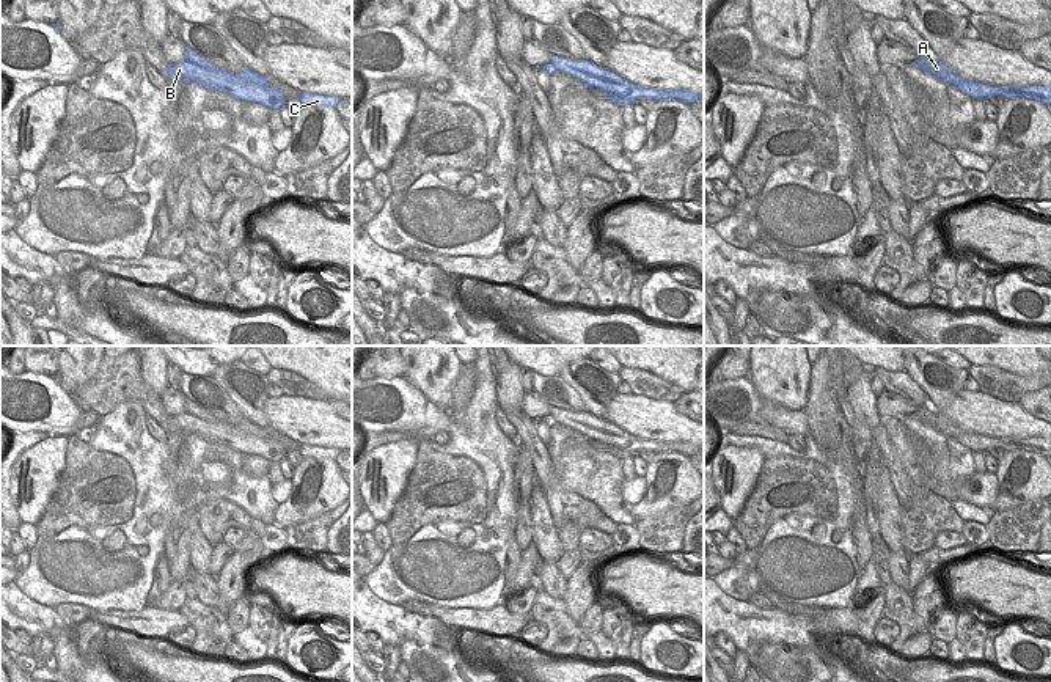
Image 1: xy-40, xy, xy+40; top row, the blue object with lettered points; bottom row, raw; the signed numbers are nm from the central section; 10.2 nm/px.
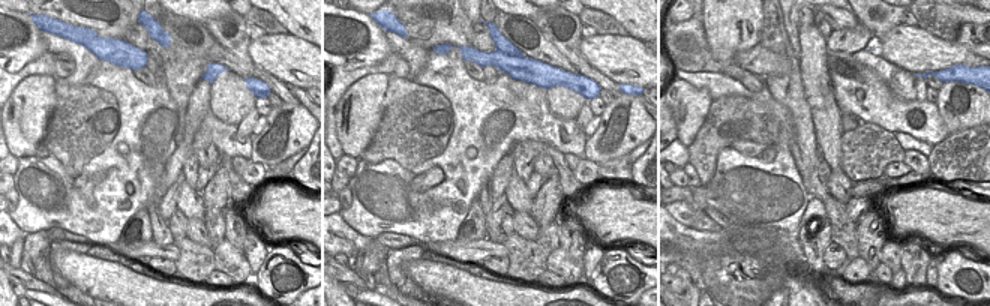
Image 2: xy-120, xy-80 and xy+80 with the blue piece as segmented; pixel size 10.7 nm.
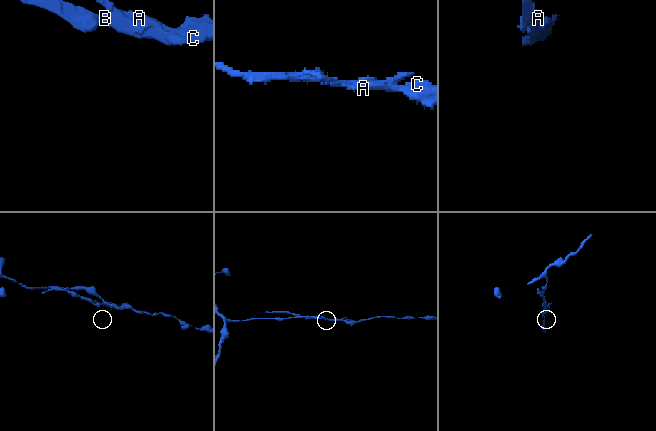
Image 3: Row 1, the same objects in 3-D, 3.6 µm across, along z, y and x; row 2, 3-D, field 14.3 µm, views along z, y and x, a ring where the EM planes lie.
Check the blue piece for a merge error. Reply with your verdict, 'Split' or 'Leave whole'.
Split

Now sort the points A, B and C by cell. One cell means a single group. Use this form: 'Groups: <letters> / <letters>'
Groups: A C / B

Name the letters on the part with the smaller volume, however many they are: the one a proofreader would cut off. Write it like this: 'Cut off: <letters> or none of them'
Cut off: B

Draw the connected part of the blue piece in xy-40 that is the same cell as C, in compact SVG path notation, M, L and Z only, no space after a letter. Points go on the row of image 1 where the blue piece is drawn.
M302 93L298 94L298 101L302 105L316 105L316 107L336 107L336 104L341 101L341 97L336 96L320 96L320 94L309 94L309 93Z

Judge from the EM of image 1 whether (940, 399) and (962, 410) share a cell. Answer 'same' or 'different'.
different

